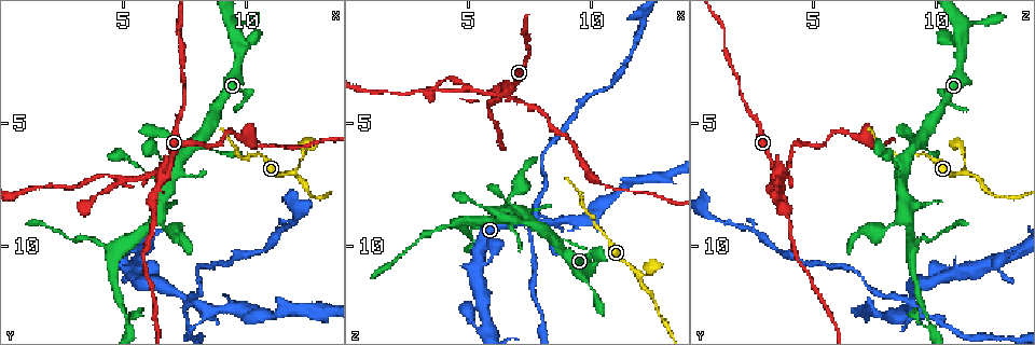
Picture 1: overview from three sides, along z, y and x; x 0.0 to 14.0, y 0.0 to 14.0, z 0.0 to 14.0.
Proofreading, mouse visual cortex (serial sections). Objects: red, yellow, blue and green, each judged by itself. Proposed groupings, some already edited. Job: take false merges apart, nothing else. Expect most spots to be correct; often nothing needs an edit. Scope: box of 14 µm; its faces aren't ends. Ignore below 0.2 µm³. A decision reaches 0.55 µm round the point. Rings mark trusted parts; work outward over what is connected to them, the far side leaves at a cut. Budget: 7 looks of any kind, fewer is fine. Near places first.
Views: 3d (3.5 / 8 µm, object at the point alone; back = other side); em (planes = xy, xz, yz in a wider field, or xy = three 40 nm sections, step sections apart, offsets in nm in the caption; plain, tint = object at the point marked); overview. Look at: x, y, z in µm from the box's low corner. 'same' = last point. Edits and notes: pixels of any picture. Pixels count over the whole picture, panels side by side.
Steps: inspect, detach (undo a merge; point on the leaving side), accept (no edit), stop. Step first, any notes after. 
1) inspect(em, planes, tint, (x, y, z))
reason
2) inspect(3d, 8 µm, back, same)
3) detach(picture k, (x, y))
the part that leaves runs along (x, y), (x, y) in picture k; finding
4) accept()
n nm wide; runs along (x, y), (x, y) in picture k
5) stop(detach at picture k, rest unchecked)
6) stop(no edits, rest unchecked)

inspect(3d, 3.5 µm, (12.0, 7.1, 11.1))
sharp bend

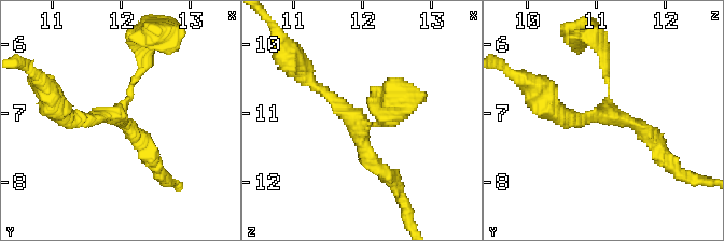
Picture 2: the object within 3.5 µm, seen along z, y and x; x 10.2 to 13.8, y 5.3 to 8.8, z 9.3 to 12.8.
inspect(em, xy, step 5, tint, (11.90, 7.00, 11.15))

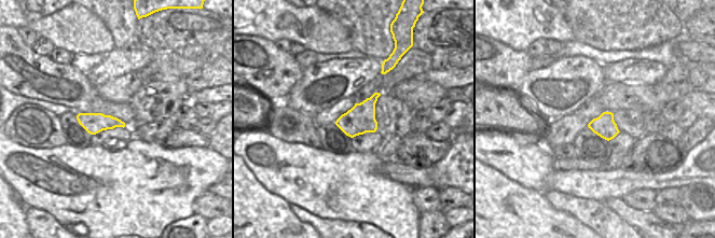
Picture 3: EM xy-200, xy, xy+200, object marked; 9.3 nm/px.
accept()
260 nm wide; runs along (59, 112), (115, 115), (145, 53) in picture 2; continuous, no second cell

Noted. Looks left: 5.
inspect(3d, 3.5 µm, (7.7, 12.2, 8.8))
thick turns thin

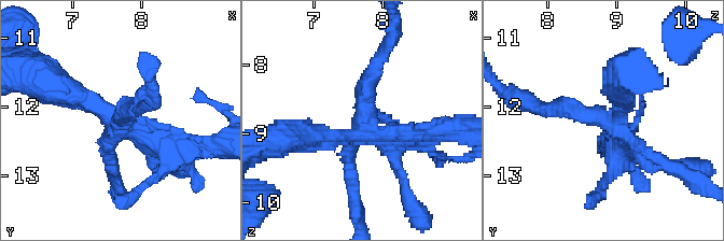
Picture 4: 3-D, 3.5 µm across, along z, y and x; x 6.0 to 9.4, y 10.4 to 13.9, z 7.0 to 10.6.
inspect(em, xy, step 2, tint, (7.75, 12.25, 8.90))
4 arms; arms of 200, 250, 250, 300 nm

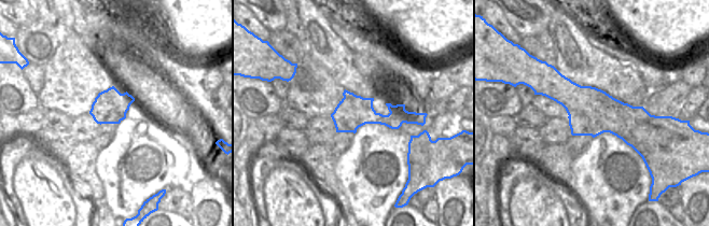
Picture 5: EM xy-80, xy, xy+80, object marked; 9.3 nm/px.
detach(picture 4, (572, 115))
two cells meet here

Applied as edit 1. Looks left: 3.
inspect(3d, 3.5 µm, (6.5, 6.9, 3.7))
four arms meet

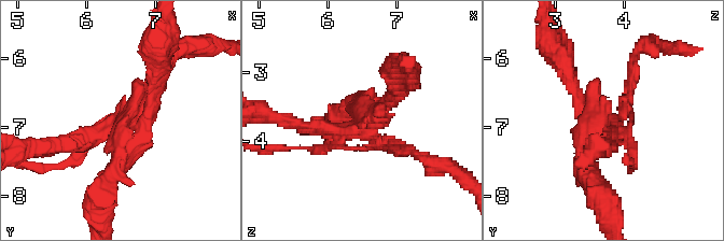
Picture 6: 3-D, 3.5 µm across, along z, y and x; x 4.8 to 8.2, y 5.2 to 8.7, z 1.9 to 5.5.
inspect(em, xy, step 2, tint, (6.50, 6.95, 3.60))

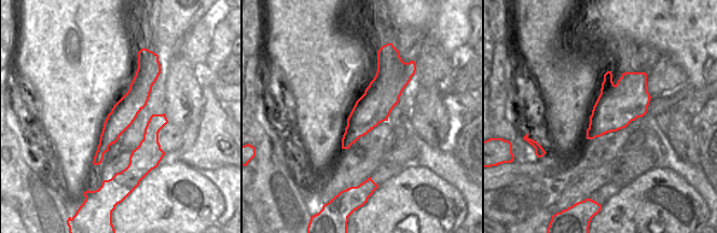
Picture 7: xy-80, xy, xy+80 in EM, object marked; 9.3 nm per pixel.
detach(picture 6, (80, 142))
the part that leaves runs along (586, 136), (620, 116), (634, 67) in picture 6; two cells meet here

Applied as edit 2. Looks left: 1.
stop(detach at picture 4, detach at picture 6, rest unchecked)

